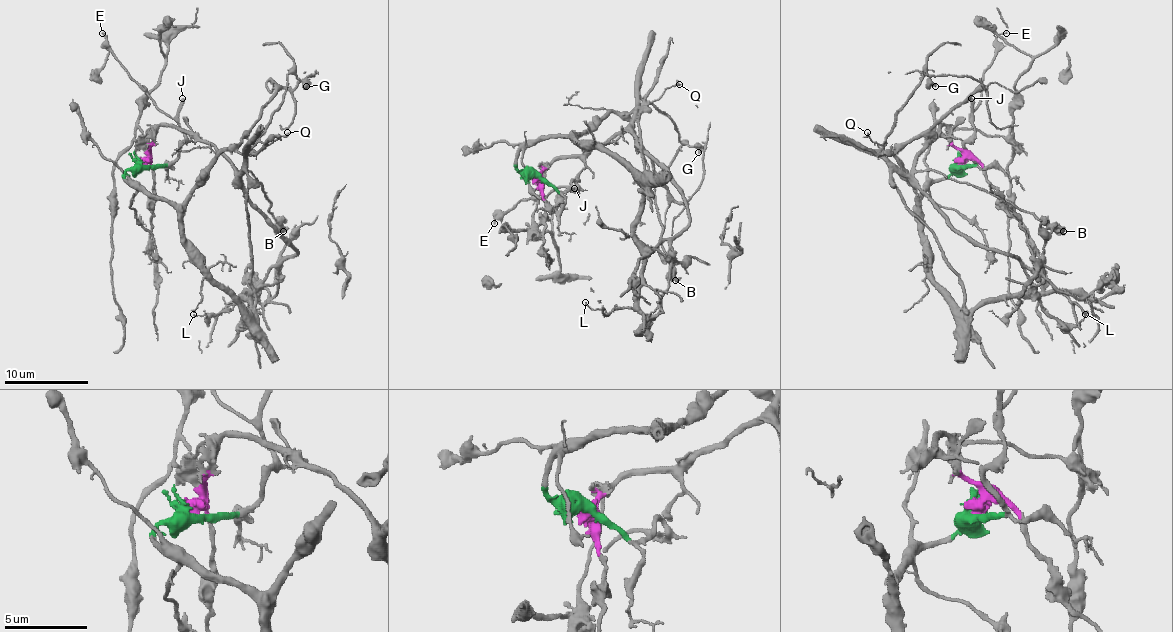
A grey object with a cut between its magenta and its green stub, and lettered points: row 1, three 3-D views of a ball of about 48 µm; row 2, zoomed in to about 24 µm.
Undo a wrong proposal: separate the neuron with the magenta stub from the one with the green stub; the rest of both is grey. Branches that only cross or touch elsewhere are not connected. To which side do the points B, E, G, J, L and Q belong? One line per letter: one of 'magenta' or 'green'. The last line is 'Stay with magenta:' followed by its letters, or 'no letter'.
B: magenta
E: green
G: magenta
J: green
L: green
Q: magenta
Stay with magenta: B, G, Q

